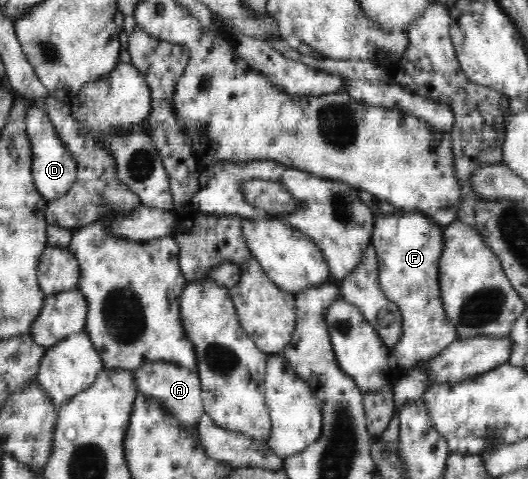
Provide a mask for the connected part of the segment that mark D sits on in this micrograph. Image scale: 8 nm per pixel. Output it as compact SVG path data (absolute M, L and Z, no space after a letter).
M40 105L28 107L26 111L27 135L31 144L31 167L35 189L46 201L64 196L77 177L77 164L66 145L53 127L50 117Z

